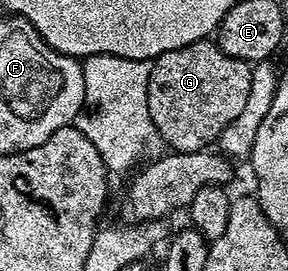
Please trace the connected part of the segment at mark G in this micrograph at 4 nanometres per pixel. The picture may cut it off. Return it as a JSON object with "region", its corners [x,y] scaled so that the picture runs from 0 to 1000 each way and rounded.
{"region":[[[736,144],[677,151],[538,214],[521,262],[514,376],[521,439],[535,439],[559,524],[615,565],[747,539],[788,458],[858,395],[875,269],[865,229],[785,203]]]}

